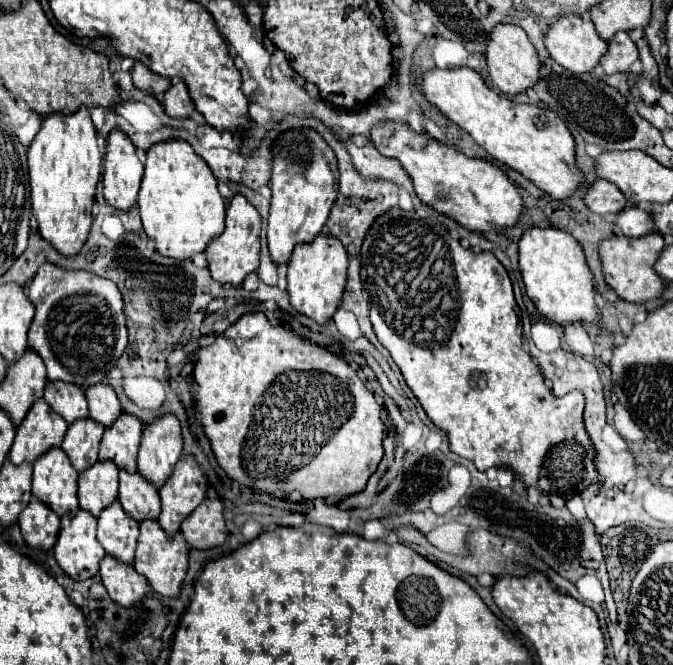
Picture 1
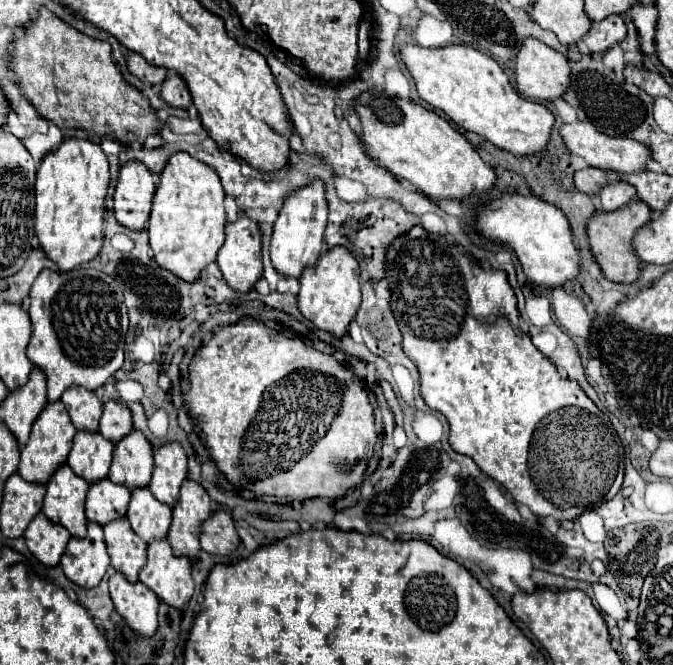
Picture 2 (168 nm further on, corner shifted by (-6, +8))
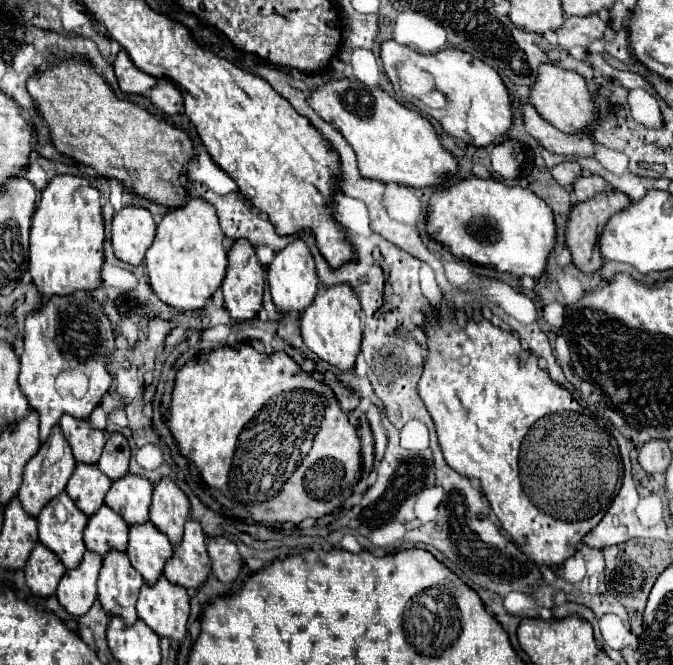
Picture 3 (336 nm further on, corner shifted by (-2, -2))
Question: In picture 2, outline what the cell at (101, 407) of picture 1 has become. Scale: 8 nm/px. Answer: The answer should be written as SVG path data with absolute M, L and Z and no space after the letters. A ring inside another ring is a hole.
M115 400L103 402L103 414L101 414L101 422L99 422L99 432L111 440L111 442L119 442L119 438L123 438L123 434L127 434L133 428L133 420L131 420L131 410Z

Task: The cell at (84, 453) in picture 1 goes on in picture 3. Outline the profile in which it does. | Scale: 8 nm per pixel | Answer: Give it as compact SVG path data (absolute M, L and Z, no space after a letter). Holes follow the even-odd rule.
M77 464L65 492L85 516L93 516L103 506L109 486L111 482L107 482L97 466L91 468L91 464Z

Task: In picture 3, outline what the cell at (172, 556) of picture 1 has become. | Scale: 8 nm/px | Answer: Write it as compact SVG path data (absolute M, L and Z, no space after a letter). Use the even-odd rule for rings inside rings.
M161 576L159 584L153 584L153 588L141 588L137 616L159 638L169 638L173 644L179 644L187 634L189 594L185 588L179 588Z

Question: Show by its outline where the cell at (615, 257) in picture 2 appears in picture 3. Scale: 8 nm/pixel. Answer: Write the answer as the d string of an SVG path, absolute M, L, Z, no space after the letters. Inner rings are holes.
M607 190L607 192L601 192L585 202L577 202L573 208L571 208L571 214L569 214L569 222L567 222L567 230L565 230L565 242L567 242L567 248L571 252L571 258L573 258L573 264L585 272L585 274L591 274L595 272L601 262L603 262L603 256L599 252L599 232L603 230L603 224L609 220L609 216L613 216L617 210L621 212L625 206L629 204L629 198L619 192L619 190Z

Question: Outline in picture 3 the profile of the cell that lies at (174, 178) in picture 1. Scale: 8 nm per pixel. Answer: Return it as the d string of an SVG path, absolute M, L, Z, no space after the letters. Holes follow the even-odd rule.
M189 198L187 206L171 210L163 216L161 224L157 226L155 240L145 256L145 268L149 272L149 282L153 292L177 312L201 312L207 306L207 300L221 288L227 270L227 252L223 248L223 232L219 228L219 220L215 208L205 200Z

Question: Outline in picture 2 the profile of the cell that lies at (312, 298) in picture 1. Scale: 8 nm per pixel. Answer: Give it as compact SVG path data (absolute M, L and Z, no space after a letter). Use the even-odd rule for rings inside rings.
M345 246L329 248L327 252L321 254L315 266L307 266L303 270L299 284L301 284L301 290L297 294L297 302L299 302L301 314L307 320L311 320L317 328L327 330L337 338L343 336L361 302L357 258Z

